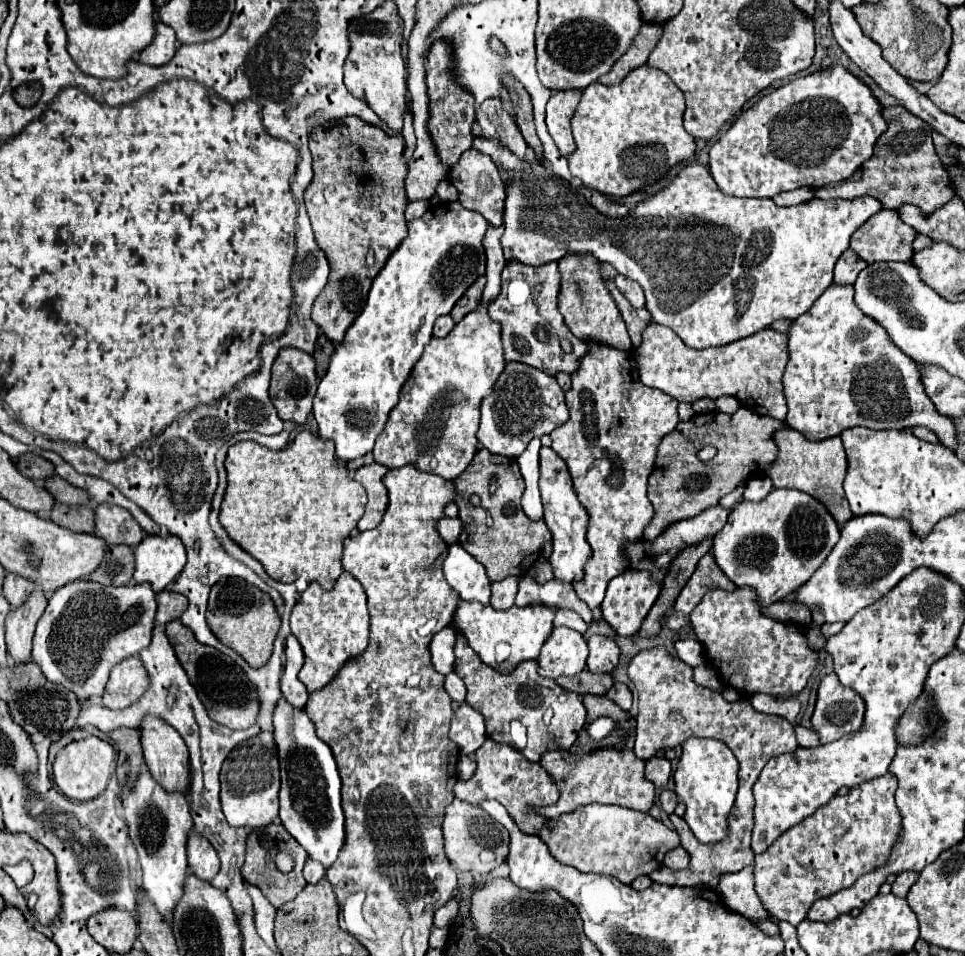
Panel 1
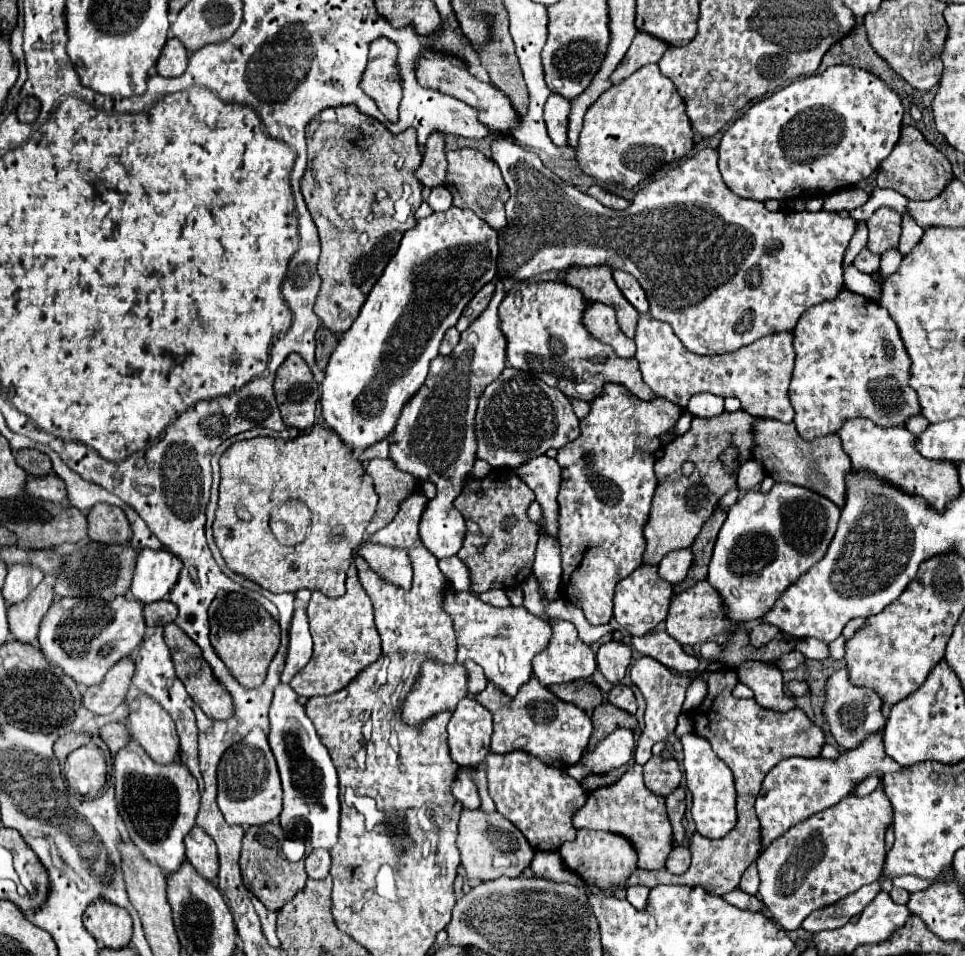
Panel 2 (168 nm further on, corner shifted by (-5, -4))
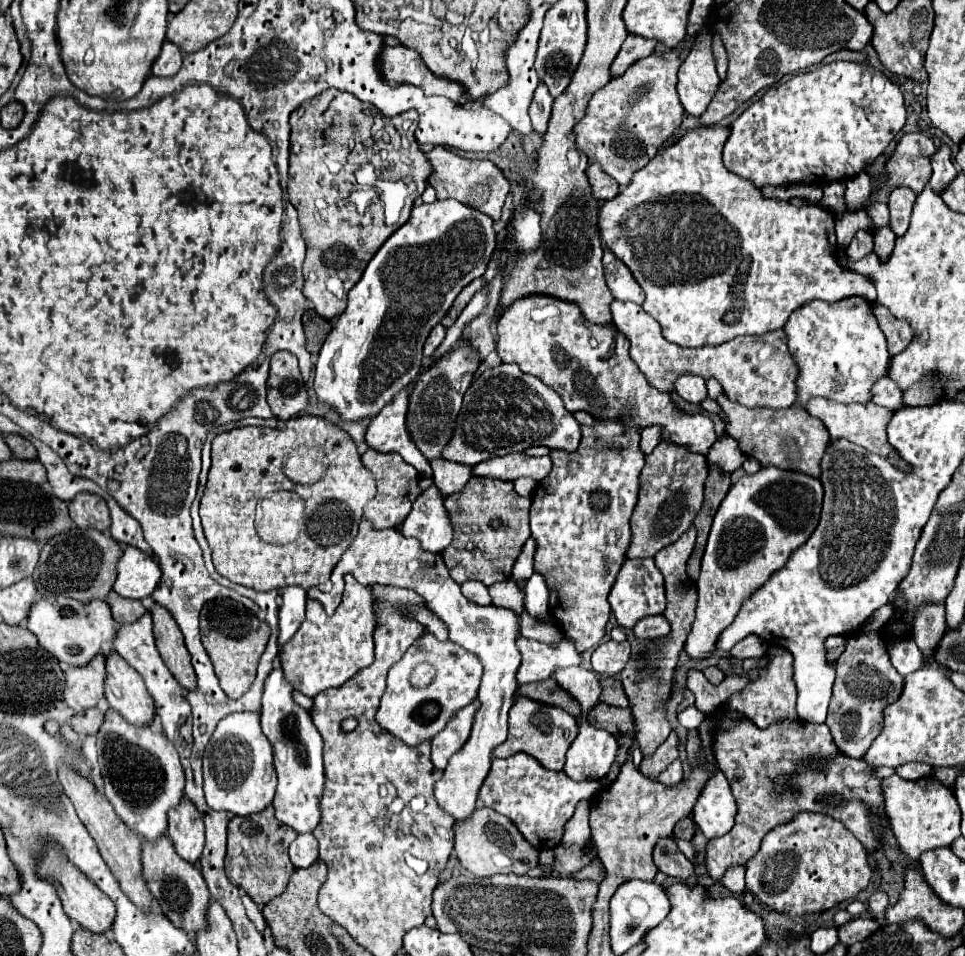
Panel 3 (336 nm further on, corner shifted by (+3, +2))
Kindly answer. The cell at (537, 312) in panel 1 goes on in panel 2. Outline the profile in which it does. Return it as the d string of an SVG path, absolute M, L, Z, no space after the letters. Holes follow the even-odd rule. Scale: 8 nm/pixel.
M539 281L521 283L519 293L521 295L505 295L499 305L501 331L507 337L507 361L511 367L527 371L551 387L559 385L567 397L583 401L601 395L605 381L625 385L643 401L657 397L643 383L637 359L621 359L611 351L611 347L593 339L587 331L583 333L585 327L581 315L587 301L579 289L561 281ZM595 357L603 357L605 361L595 361Z

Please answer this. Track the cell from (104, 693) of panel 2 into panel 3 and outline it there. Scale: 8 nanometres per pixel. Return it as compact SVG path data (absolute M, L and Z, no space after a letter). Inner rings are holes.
M103 653L95 655L83 667L69 667L65 671L63 701L73 711L95 707L97 701L103 697L103 677L105 677Z

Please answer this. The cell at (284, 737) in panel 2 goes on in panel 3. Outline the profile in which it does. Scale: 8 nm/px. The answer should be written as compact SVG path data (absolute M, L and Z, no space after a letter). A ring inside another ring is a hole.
M273 669L265 679L261 727L269 739L275 755L277 769L277 791L273 799L275 817L293 827L297 833L311 833L319 823L319 797L323 791L323 741L315 729L309 711L293 701L293 687L283 677L283 669Z

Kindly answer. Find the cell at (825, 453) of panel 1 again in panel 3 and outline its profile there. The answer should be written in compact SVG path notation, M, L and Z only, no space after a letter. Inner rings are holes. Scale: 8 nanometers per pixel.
M725 393L715 399L725 417L727 433L739 443L739 449L747 457L755 457L763 467L775 465L791 471L801 471L811 477L821 475L819 461L829 445L831 437L825 425L811 417L805 409L791 405L787 409L771 409L771 407L747 407L737 401L729 401Z

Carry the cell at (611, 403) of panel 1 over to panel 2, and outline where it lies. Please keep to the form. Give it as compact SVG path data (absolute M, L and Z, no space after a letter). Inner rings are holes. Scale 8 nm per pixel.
M605 383L603 393L591 401L591 411L581 419L581 435L563 445L557 453L557 463L561 465L561 491L559 491L559 541L561 541L561 597L573 601L591 625L609 623L613 617L613 593L617 583L631 575L643 563L645 537L643 529L649 521L651 501L655 493L655 459L659 447L663 447L663 435L671 433L681 417L679 405L669 403L663 397L653 401L643 401L631 395L619 383Z

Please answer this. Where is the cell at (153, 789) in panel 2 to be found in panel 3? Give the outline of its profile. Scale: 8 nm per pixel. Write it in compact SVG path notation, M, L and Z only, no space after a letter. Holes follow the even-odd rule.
M107 709L105 721L97 731L97 751L99 751L99 765L105 781L105 795L111 801L115 813L143 839L159 839L165 835L167 829L167 811L175 807L183 797L185 787L185 775L179 763L177 749L169 743L169 739L163 733L155 733L149 727L137 727L127 723L115 709Z

